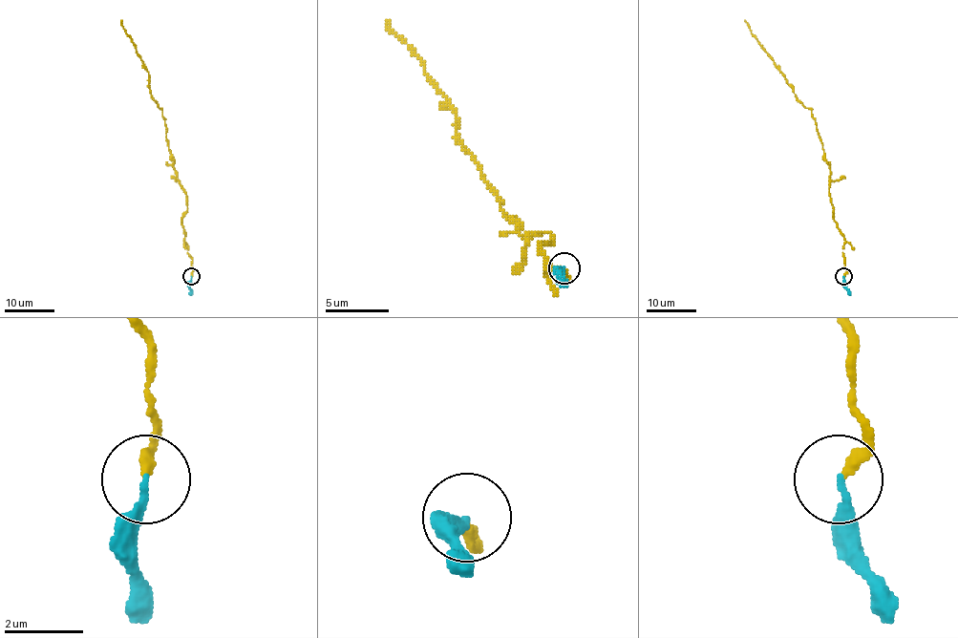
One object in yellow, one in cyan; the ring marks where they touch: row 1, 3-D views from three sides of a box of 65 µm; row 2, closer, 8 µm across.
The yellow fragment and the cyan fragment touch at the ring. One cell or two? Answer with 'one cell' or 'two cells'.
one cell

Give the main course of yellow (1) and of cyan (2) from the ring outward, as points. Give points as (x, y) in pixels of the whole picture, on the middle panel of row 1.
1: (564, 270), (547, 273), (542, 244), (554, 239), (522, 235), (459, 143), (456, 112), (387, 20)
2: (564, 267), (561, 273), (564, 286)

